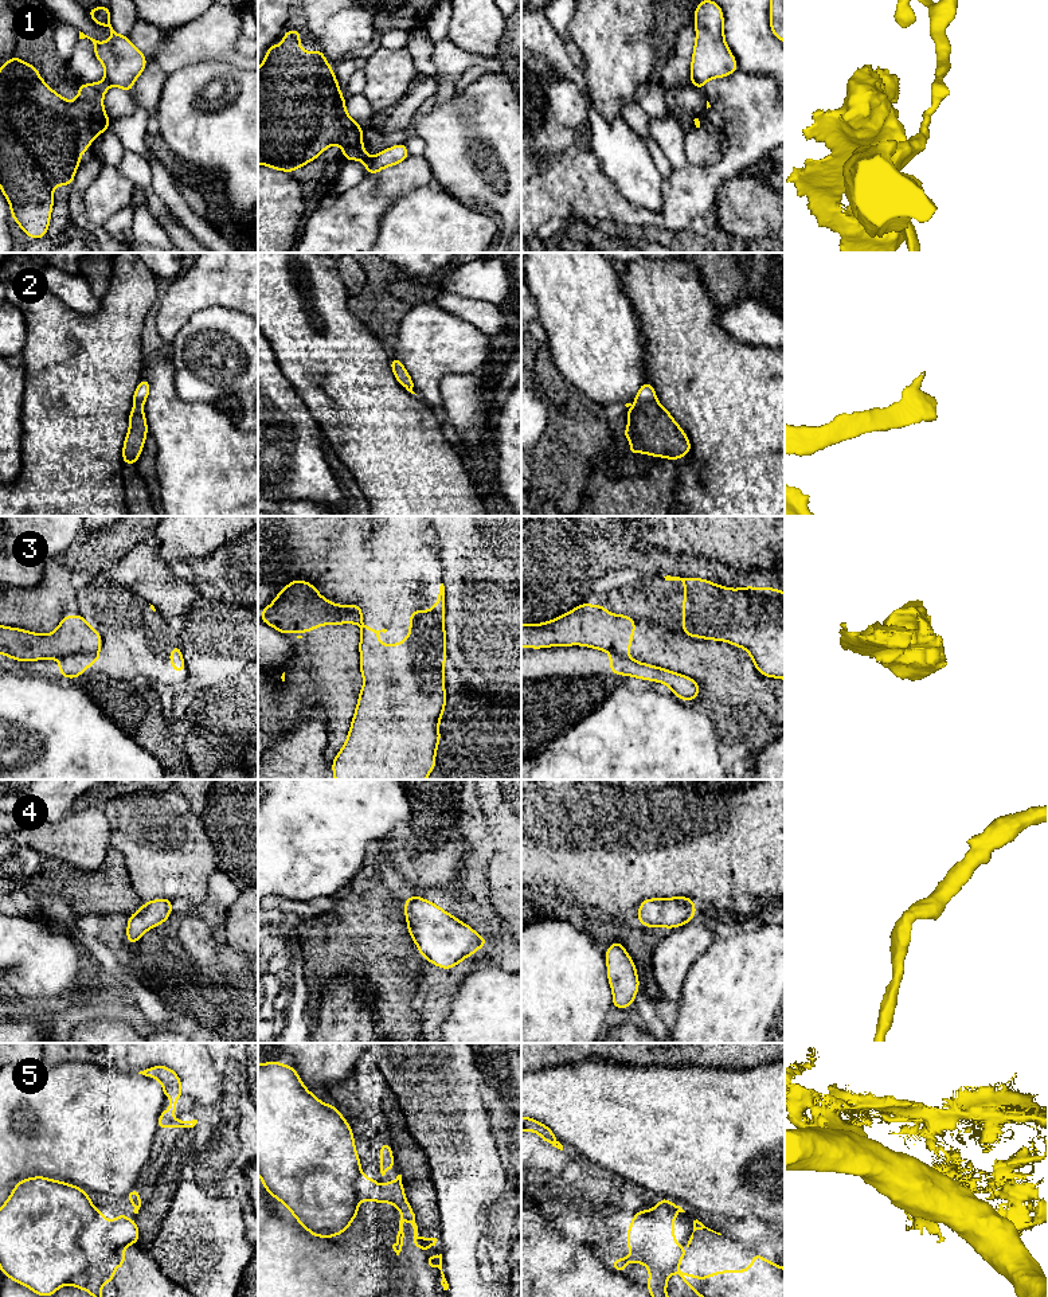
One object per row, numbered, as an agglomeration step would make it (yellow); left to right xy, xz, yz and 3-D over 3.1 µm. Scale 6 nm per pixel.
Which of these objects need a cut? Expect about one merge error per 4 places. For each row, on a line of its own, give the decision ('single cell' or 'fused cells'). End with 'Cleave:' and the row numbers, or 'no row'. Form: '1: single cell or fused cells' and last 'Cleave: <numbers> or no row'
1: fused cells
2: single cell
3: fused cells
4: single cell
5: single cell
Cleave: 1, 3

